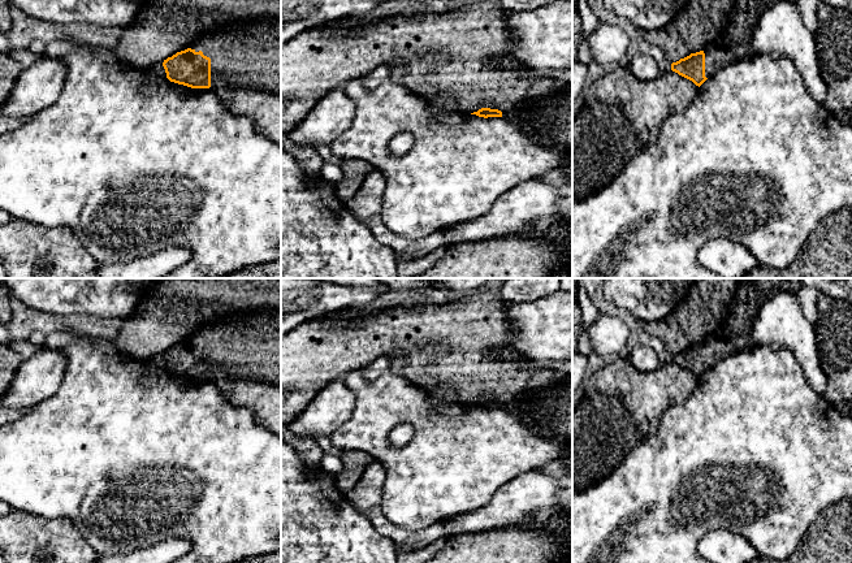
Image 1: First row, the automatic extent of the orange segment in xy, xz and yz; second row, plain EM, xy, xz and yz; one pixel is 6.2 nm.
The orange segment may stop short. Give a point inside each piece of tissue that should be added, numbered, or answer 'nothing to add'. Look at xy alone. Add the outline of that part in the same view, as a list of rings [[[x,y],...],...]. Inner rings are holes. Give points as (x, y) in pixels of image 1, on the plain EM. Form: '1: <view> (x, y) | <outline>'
1: xy (243, 346) | [[[248,309],[217,319],[189,338],[211,350],[211,380],[263,381],[281,386],[281,309]]]

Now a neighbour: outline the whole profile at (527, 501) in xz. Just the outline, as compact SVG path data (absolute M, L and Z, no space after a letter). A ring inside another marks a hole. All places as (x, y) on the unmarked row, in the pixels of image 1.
M529 471L497 489L488 504L438 525L450 536L510 527L541 528L552 515L566 508L557 498L559 490L553 476Z

